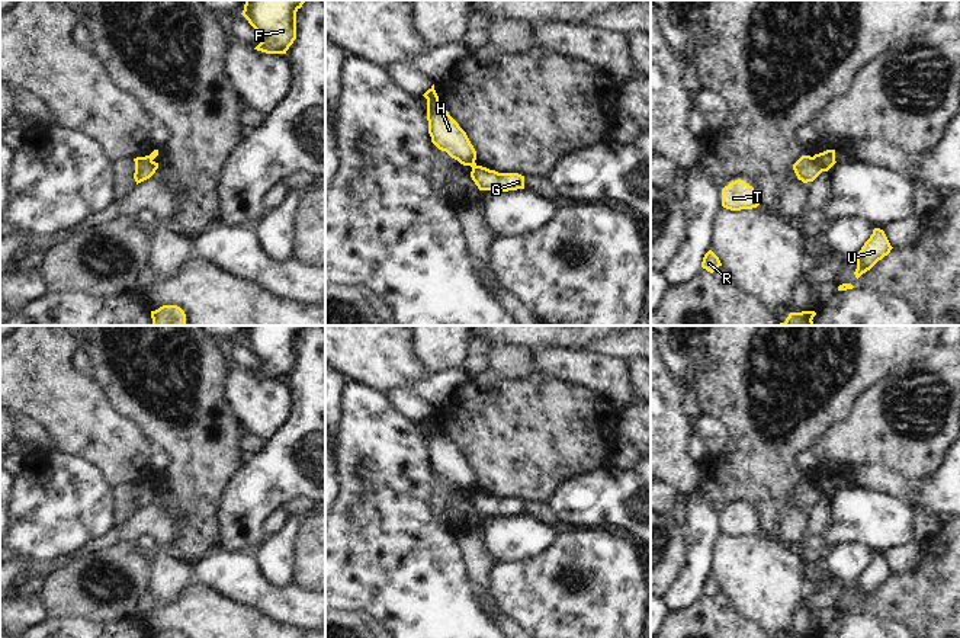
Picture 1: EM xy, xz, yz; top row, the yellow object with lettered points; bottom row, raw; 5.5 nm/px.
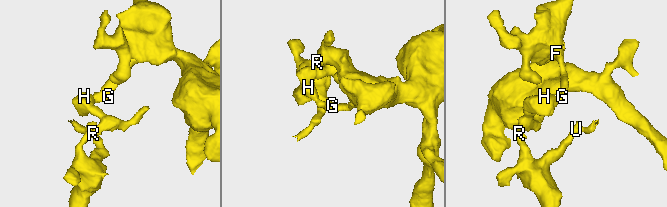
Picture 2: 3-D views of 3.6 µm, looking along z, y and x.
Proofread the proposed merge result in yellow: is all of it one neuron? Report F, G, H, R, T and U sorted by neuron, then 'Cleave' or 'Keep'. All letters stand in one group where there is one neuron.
Groups: F G / H R T U. Cleave

